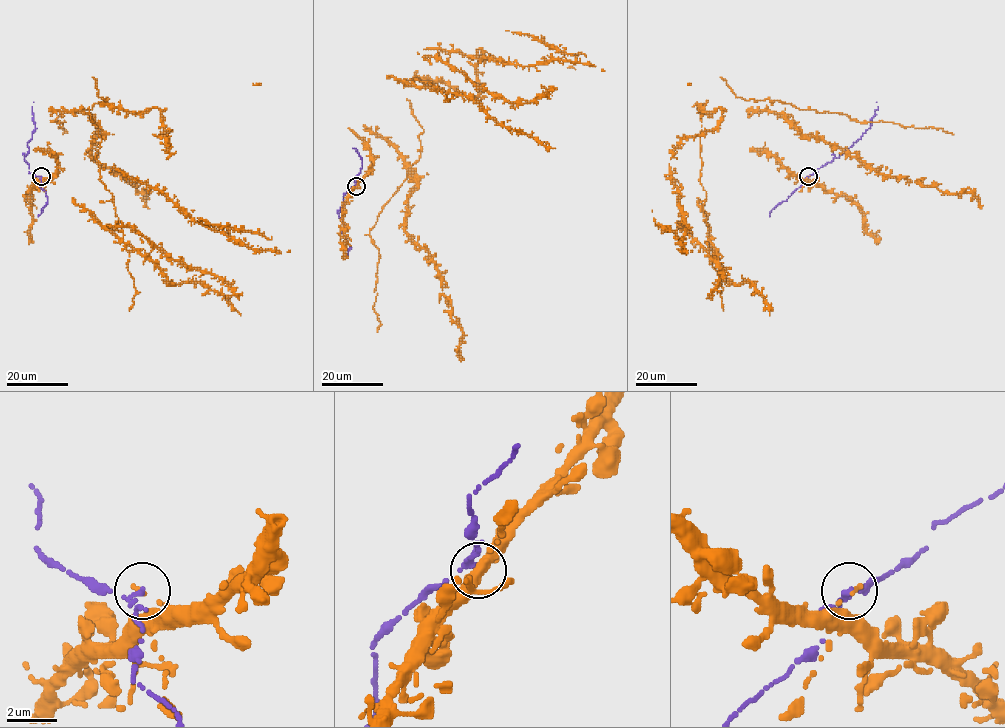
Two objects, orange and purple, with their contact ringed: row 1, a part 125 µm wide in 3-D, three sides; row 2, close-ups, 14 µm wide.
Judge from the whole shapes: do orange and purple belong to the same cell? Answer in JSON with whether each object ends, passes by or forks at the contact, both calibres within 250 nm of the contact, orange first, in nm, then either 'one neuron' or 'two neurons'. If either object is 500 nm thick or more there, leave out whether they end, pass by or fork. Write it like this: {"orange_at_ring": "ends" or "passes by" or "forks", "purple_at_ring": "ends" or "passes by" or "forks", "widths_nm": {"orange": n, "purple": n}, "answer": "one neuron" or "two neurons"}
{"orange_at_ring": "ends", "purple_at_ring": "ends", "widths_nm": {"orange": 190, "purple": 220}, "answer": "one neuron"}

